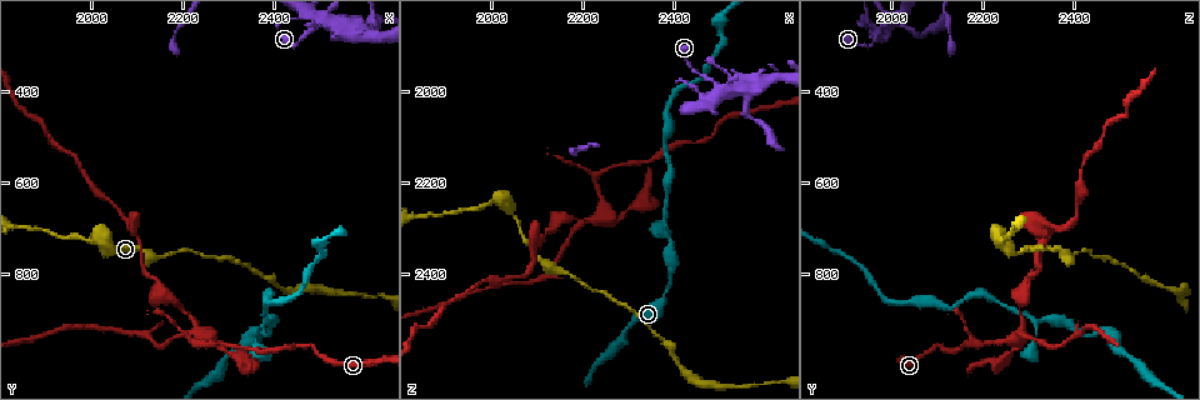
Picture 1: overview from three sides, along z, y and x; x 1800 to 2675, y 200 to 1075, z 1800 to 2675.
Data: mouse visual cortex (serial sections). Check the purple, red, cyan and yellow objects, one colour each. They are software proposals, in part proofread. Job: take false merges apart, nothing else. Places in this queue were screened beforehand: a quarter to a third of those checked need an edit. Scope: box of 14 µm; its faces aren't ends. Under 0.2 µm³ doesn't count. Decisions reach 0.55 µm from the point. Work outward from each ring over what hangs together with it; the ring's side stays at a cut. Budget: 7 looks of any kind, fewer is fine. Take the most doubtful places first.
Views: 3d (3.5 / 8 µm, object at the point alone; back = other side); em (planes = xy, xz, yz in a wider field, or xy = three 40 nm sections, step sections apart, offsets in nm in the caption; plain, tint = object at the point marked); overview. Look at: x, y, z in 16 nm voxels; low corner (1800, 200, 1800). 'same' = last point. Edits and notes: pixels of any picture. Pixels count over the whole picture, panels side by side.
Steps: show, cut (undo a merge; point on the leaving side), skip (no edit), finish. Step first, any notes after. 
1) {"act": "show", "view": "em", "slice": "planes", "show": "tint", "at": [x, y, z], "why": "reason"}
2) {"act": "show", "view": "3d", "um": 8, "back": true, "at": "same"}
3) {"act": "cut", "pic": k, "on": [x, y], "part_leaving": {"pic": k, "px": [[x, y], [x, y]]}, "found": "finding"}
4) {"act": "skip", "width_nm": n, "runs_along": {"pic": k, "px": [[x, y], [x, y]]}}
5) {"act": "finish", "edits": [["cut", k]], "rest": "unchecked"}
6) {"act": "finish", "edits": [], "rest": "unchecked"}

{"act": "show", "view": "3d", "um": 8, "at": [2245, 940, 2275], "why": "four-way junction"}

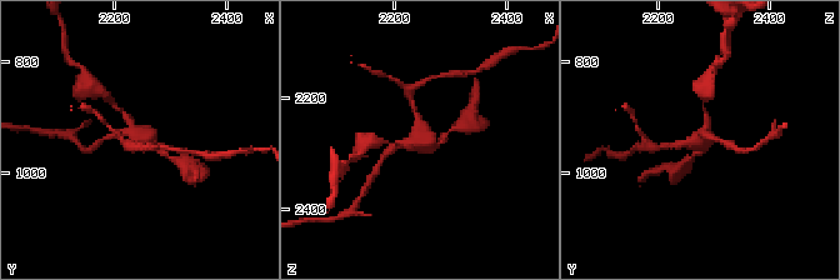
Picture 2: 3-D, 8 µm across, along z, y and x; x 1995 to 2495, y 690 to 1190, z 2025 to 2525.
{"act": "show", "view": "3d", "um": 3.5, "at": [2250, 940, 2275], "why": "zoom in"}

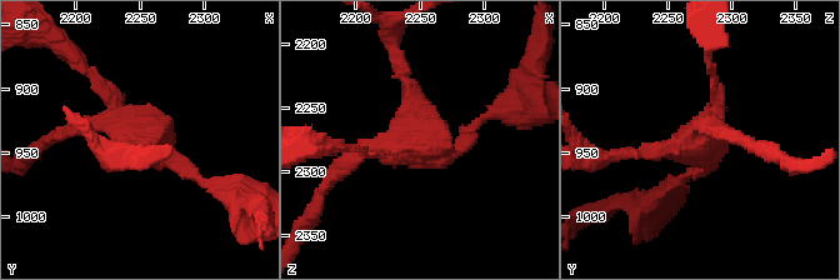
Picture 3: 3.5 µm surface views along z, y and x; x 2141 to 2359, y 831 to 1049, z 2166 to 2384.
{"act": "show", "view": "em", "slice": "xy", "step": 2, "show": "tint", "at": [2250, 938, 2272], "why": "need the tissue"}

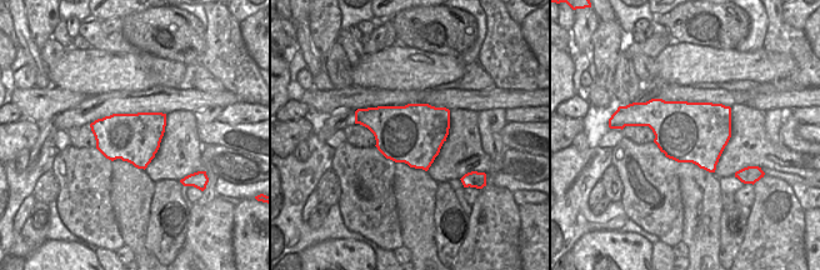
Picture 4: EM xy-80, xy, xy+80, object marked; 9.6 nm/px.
{"act": "cut", "pic": 3, "on": [84, 69], "arms": 4, "found": "two cells meet here"}

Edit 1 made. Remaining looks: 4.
{"act": "show", "view": "overview"}

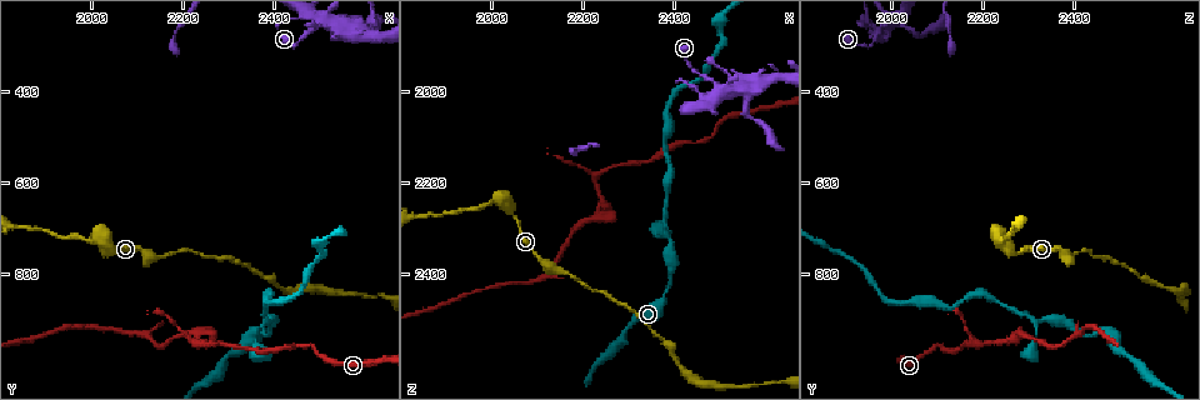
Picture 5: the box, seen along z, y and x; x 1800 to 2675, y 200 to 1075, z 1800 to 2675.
{"act": "show", "view": "3d", "um": 3.5, "back": true, "at": [2385, 910, 2320], "why": "thick turns thin"}

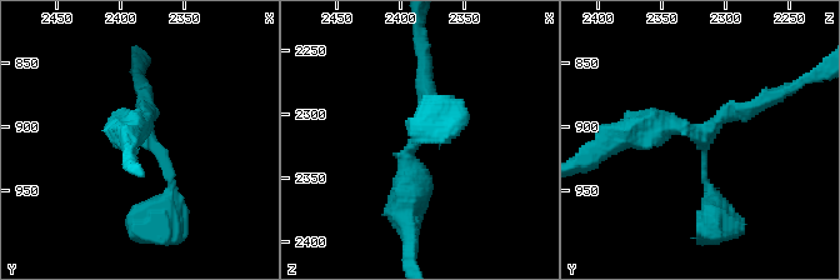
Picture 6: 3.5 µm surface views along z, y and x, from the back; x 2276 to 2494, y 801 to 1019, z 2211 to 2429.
{"act": "show", "view": "em", "slice": "xy", "step": 2, "show": "tint", "at": "same", "why": "need the tissue"}

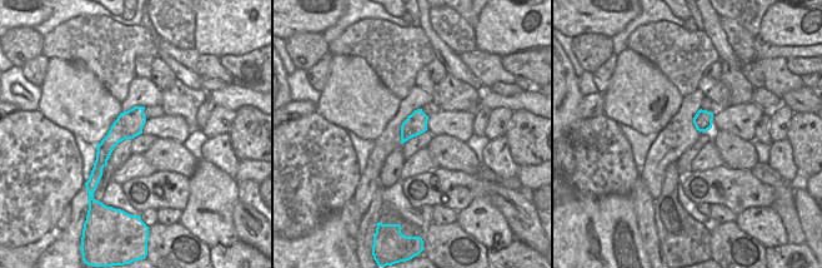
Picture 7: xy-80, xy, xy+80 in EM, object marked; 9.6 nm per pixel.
{"act": "skip", "runs_along": {"pic": 7, "px": [[140, 109], [105, 147], [98, 170]]}, "found": "continuous, no second cell"}

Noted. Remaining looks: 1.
{"act": "show", "view": "3d", "um": 3.5, "at": [2555, 255, 1995], "why": "sharp bend"}

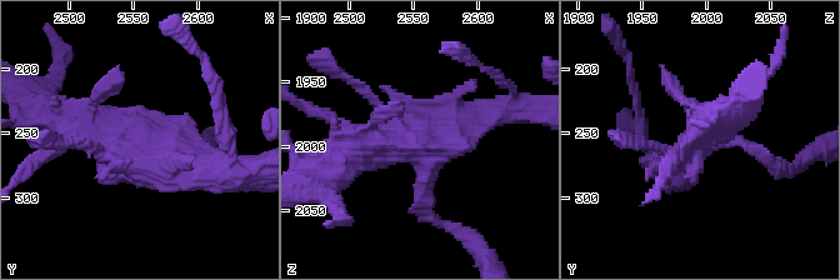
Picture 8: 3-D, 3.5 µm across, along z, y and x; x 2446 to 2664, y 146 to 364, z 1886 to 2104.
{"act": "skip", "runs_along": {"pic": 8, "px": [[66, 140], [170, 144], [211, 168]]}, "found": "continuous, no second cell"}

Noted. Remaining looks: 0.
{"act": "finish", "edits": [["cut", 3]], "rest": "unchecked"}

